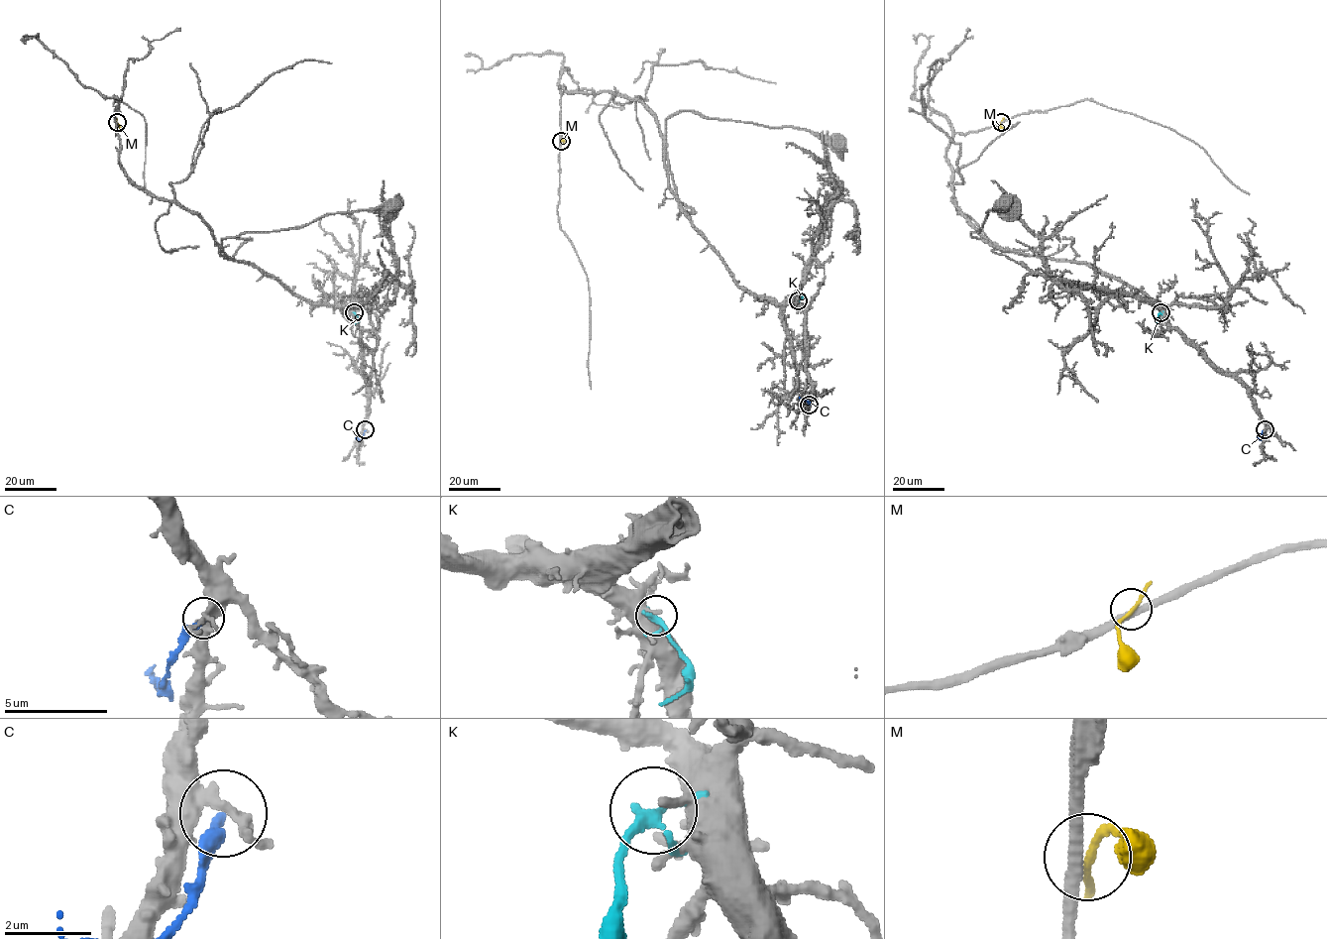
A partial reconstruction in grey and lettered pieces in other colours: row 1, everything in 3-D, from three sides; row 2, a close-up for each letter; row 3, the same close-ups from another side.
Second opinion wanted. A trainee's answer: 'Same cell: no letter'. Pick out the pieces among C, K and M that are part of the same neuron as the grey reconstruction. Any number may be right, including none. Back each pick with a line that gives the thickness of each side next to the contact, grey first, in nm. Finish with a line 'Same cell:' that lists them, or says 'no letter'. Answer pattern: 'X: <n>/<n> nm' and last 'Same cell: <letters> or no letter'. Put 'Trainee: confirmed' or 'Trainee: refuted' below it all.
Same cell: no letter
Trainee: confirmed

